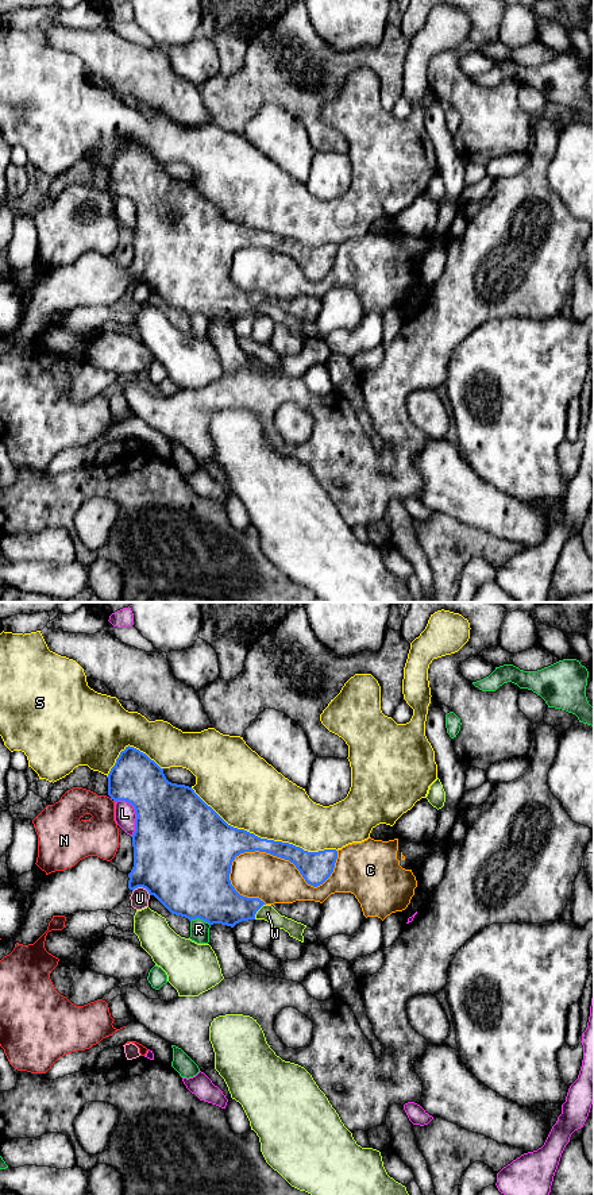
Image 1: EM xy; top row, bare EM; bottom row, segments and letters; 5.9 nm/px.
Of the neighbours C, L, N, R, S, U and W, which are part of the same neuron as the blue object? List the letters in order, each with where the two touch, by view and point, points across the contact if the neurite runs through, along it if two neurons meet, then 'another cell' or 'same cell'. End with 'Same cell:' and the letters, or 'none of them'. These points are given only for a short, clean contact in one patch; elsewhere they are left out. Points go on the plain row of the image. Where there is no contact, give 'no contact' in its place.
C: contact xy (285, 254); another cell
L: contact xy (135, 208); another cell
N: no contact; another cell
R: contact xy (200, 313); another cell
S: contact xy (263, 234); another cell
U: contact xy (142, 281); another cell
W: contact xy (257, 305); another cell
Same cell: none of them

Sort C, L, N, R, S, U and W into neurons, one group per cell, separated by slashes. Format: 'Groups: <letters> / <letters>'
Groups: C / L / N / R / S / U / W

